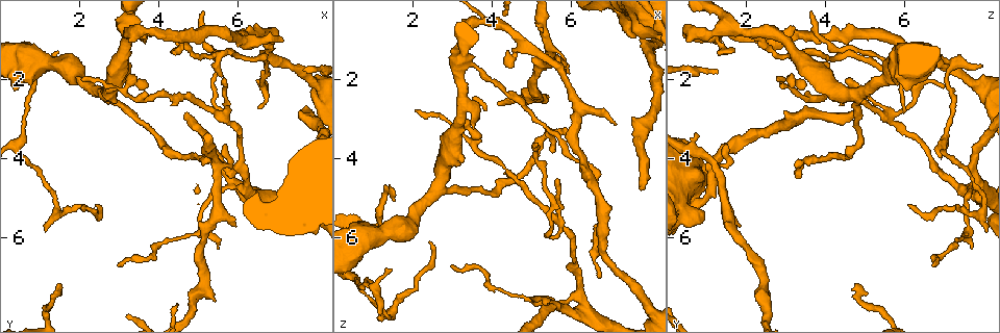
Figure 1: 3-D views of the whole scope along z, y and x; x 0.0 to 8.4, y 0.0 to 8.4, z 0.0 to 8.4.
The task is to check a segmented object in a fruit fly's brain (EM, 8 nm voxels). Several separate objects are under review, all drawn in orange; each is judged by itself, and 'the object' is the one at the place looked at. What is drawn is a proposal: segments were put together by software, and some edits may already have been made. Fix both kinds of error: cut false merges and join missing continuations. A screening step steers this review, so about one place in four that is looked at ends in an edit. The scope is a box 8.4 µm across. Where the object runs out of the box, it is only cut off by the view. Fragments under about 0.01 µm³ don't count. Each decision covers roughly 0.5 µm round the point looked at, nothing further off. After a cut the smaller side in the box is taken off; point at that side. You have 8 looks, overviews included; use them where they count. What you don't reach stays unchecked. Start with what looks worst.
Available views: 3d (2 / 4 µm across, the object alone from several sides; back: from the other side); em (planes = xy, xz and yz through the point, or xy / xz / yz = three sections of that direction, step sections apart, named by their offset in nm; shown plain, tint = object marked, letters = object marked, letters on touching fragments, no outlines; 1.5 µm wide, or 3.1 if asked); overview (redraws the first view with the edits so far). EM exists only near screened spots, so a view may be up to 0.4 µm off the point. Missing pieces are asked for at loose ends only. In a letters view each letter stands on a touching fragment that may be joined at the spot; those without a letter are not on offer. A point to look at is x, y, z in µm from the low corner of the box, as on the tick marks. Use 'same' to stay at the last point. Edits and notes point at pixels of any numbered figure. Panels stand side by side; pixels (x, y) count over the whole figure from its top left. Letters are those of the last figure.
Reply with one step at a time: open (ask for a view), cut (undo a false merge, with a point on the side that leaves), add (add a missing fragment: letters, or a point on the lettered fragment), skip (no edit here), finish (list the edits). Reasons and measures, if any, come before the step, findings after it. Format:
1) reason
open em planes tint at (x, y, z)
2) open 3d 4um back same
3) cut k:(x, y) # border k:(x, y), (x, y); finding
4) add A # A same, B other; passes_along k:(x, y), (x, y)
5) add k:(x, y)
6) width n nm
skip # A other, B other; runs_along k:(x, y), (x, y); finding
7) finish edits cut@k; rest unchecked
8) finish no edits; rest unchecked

free end
open 3d 2um at (5.45, 6.20, 7.70)

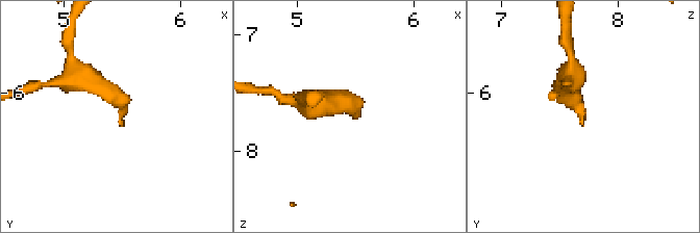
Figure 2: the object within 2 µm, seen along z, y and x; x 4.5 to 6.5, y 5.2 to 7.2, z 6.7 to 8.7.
open em xz step 4 tint at (5.48, 6.26, 7.70)

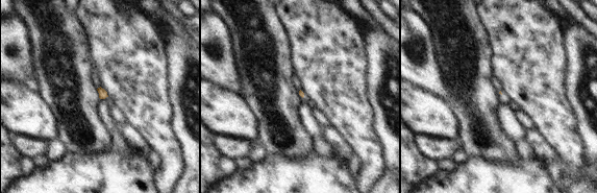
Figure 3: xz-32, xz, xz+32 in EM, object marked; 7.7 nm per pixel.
open em planes letters same

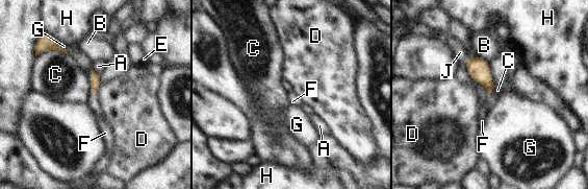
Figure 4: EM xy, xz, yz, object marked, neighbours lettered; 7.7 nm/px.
longest_contact F 340 nm
skip # A other, B other, C other, D other, E other, F other, G other, H other, J other; none of them fits

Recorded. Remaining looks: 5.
an open end
open 3d 2um at (7.10, 1.10, 3.10)

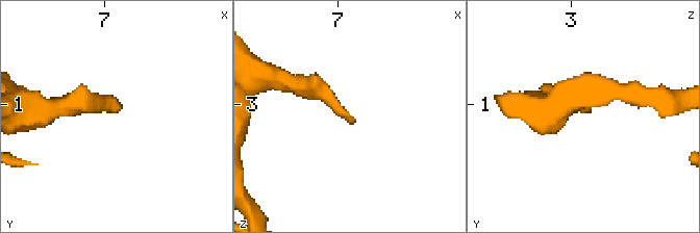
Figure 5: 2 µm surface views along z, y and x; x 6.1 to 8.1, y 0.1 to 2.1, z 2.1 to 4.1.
open em xz step 4 letters at (7.06, 1.06, 3.10)

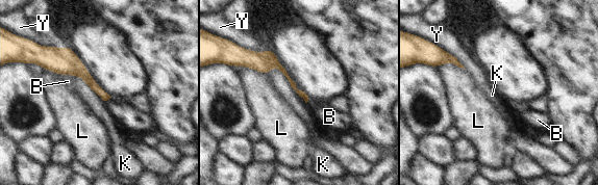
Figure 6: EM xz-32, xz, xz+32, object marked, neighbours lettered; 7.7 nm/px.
skip # B other, K other, L other, Y other; no lettered fragment goes on from it

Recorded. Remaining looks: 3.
sharp bend
open 3d 2um at (3.50, 0.75, 0.55)

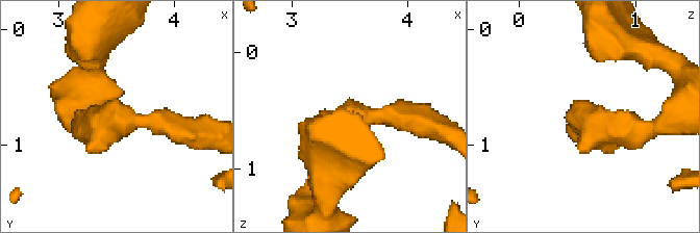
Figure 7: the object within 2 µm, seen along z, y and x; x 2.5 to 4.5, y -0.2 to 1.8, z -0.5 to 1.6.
arm_widths 220, 240 nm
open em planes tint at (3.52, 0.80, 0.54)

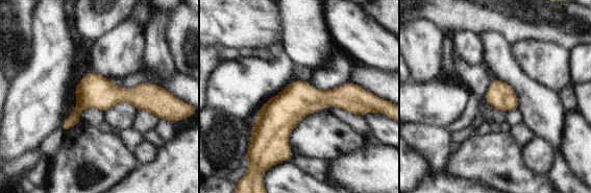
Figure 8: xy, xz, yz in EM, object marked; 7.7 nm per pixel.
see the neighbours
open em planes letters same

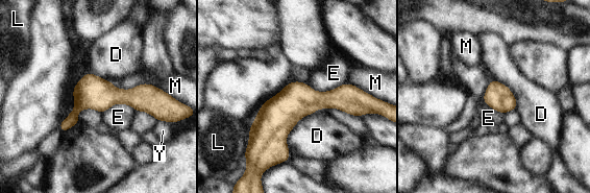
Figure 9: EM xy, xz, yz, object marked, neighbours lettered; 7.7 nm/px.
skip # D other, E other, L other, M other, Y other; border 9:(346, 81), (326, 91), (308, 85); all the same neuron

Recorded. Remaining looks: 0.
finish no edits; rest unchecked

